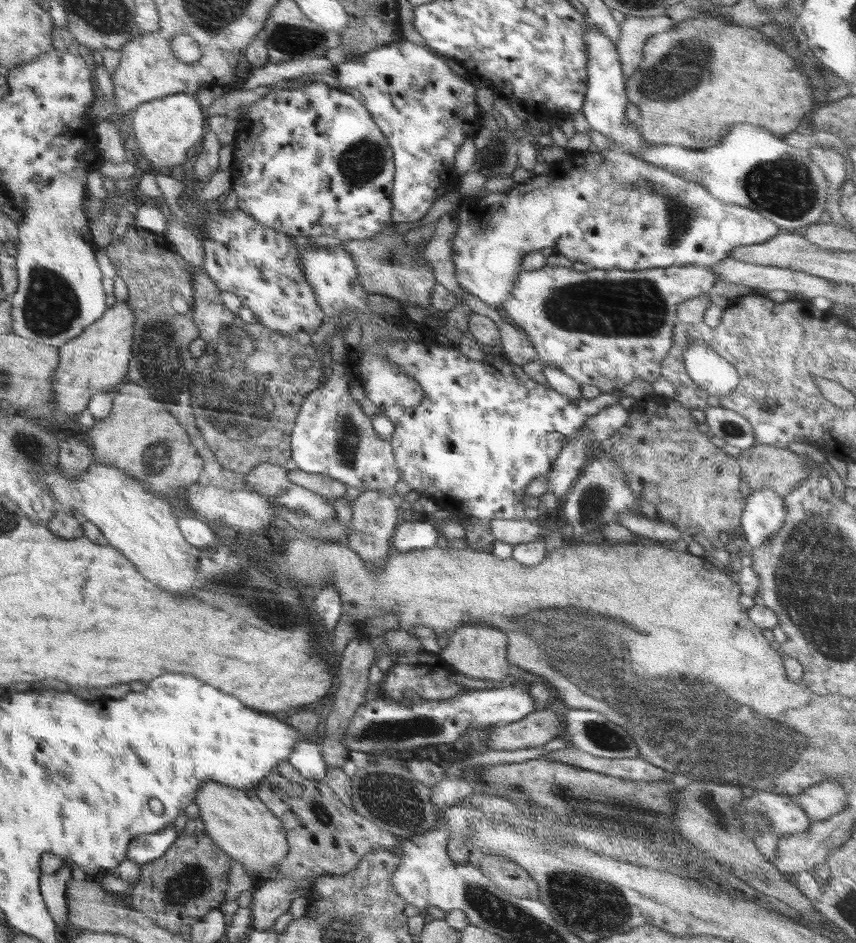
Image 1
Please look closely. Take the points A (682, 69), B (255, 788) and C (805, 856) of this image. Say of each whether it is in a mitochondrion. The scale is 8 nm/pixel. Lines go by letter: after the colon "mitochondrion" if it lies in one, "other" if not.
A: mitochondrion
B: other
C: other

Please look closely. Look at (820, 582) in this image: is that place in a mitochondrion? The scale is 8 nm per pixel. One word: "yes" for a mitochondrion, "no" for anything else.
yes

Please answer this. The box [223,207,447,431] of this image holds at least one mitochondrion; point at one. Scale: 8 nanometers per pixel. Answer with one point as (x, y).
(394, 250)

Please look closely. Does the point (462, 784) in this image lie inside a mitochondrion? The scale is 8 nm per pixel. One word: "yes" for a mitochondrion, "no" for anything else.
no

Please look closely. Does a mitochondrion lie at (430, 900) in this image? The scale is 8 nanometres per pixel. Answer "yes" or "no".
no

